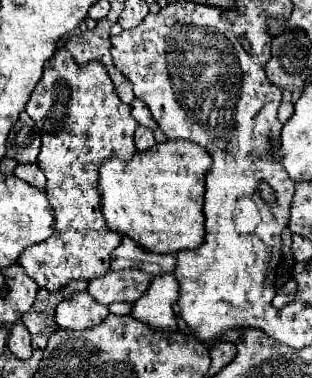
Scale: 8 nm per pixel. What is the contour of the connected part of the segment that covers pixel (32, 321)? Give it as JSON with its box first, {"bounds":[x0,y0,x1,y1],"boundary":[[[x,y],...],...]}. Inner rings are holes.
{"bounds":[21,281,89,349],"boundary":[[[73,281],[65,287],[61,287],[59,291],[47,291],[47,289],[39,289],[37,299],[33,303],[33,307],[21,317],[21,323],[29,329],[31,333],[31,343],[33,349],[45,349],[47,339],[53,331],[59,329],[59,325],[55,323],[55,307],[71,293],[75,291],[85,291],[89,285],[89,281]]]}

